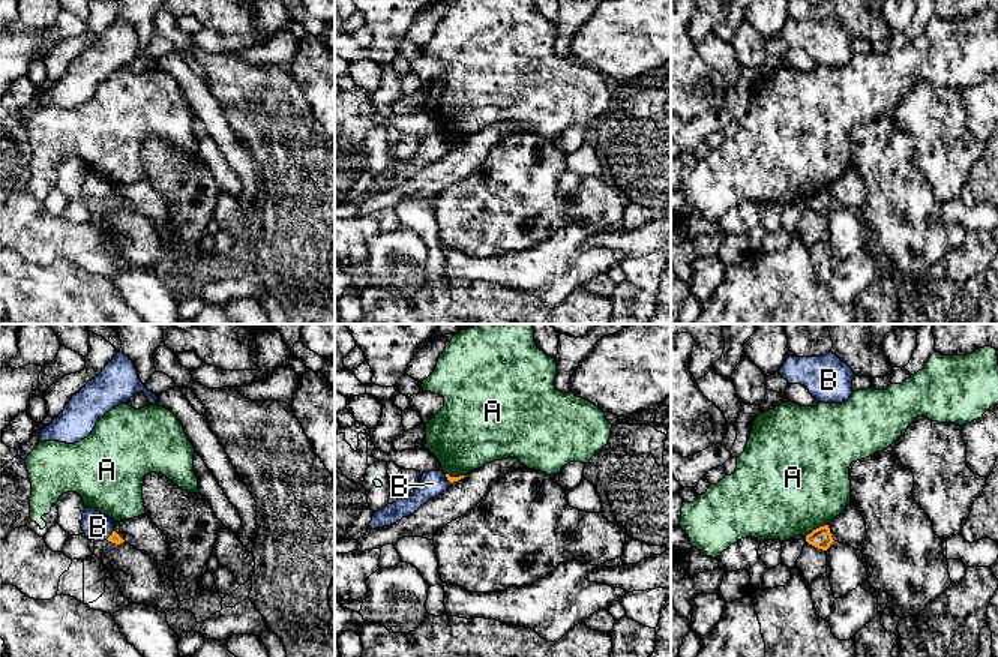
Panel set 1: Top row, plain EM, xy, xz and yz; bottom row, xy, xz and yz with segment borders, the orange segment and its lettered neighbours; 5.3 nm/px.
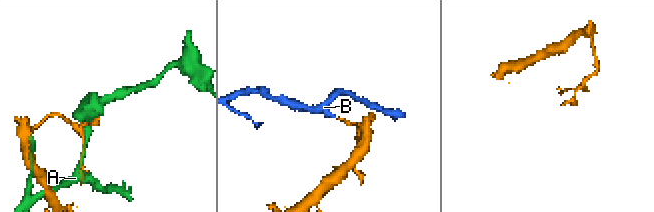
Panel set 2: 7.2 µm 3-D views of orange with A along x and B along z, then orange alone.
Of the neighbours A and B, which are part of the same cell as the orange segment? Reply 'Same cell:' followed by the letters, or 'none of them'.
Same cell: none of them

